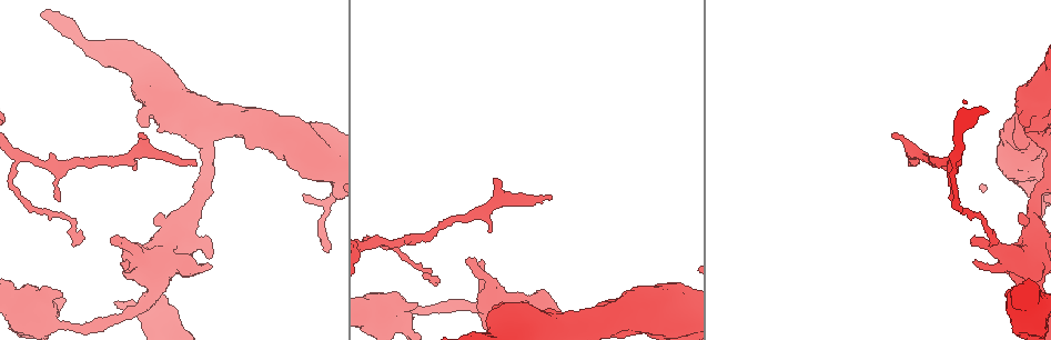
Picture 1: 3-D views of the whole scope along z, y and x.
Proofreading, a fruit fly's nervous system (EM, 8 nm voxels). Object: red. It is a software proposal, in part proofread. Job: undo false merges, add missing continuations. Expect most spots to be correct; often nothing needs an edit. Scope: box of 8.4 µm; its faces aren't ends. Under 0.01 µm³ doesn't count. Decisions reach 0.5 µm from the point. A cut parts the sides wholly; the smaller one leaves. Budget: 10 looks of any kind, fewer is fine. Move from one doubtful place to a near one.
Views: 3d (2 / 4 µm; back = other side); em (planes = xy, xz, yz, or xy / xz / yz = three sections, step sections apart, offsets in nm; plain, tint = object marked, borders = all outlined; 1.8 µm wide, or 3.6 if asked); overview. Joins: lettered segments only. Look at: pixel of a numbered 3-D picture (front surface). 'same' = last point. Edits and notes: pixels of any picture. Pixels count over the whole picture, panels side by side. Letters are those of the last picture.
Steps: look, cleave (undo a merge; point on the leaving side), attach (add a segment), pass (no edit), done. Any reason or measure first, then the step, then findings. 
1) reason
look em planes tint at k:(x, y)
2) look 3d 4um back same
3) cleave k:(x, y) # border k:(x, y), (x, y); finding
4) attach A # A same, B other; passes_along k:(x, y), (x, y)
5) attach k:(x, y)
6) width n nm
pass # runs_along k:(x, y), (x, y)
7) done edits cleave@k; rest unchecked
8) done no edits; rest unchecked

thick end
look 3d 4um at 1:(1024, 125)

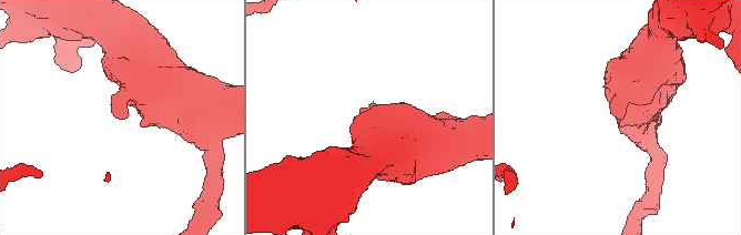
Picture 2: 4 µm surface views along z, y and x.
now the EM
look em 3.6um xy step 16 tint at 2:(620, 119)

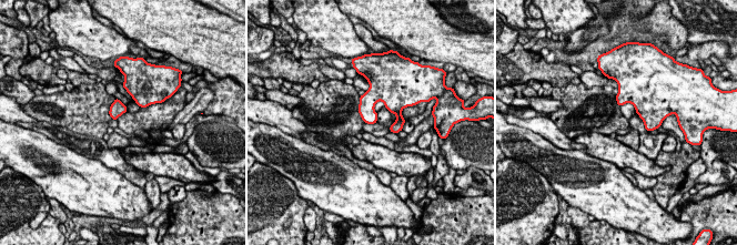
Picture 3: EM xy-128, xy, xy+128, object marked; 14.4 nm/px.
look em 3.6um planes borders same

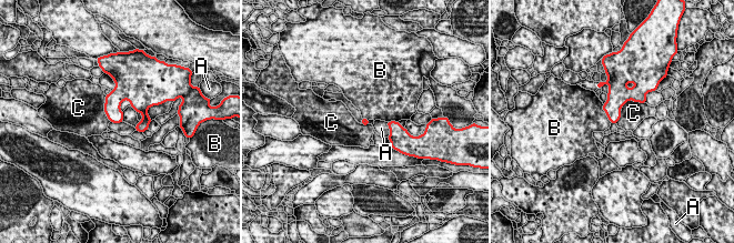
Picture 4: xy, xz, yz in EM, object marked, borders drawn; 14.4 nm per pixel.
pass # A other, B other, C other; runs_along 4:(118, 90), (143, 110), (141, 129); none of them fits

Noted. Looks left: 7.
an open end
look 3d 4um at 1:(490, 231)

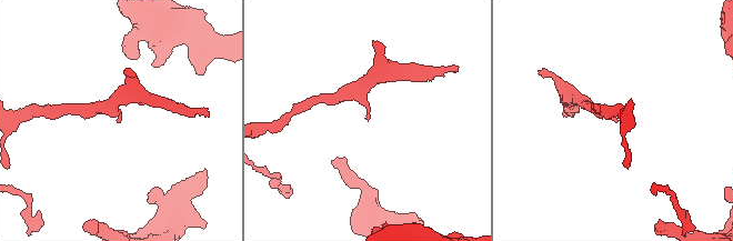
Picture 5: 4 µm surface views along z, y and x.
now the EM
look em planes borders at 5:(615, 122)

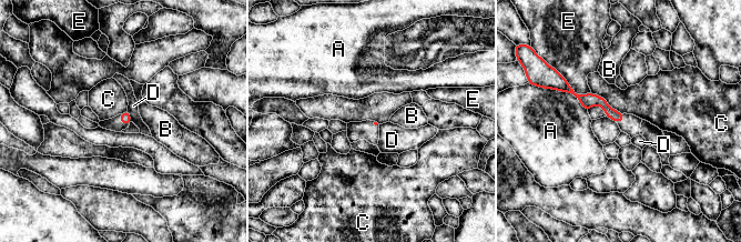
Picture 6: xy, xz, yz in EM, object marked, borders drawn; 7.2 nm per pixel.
pass # A other, B other, C other, D other, E other; border 6:(127, 110), (131, 121); none of them fits

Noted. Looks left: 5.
look em planes plain at 1:(125, 262)

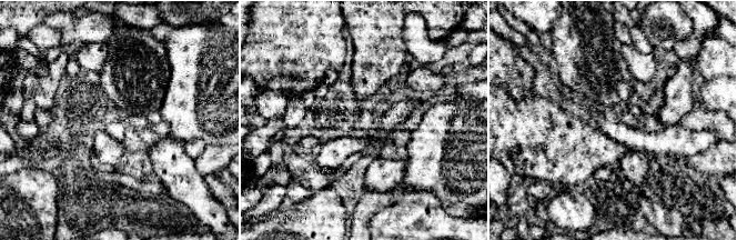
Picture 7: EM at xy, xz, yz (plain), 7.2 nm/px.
look em planes borders same

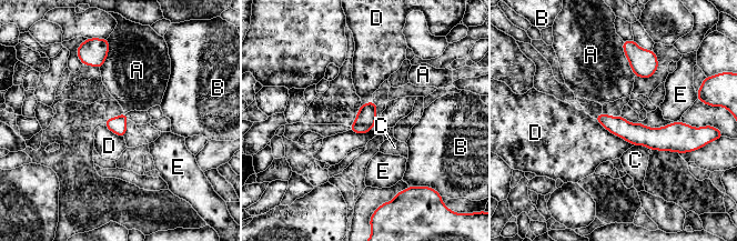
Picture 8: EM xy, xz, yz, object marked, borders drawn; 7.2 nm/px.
pass # A other, B other, C other, D other, E other; no lettered segment goes on from it

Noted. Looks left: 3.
an open end
look em xz step 16 tint at 1:(207, 258)

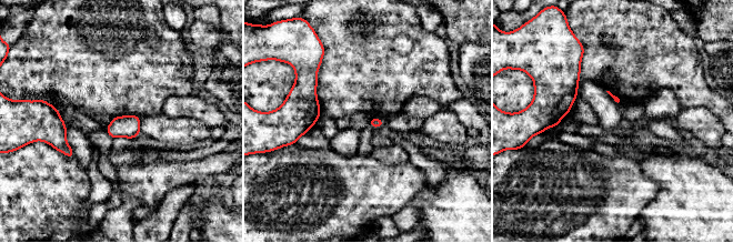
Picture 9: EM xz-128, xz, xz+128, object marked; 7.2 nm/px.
look em planes borders same

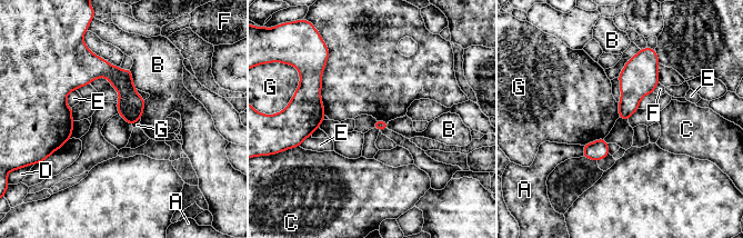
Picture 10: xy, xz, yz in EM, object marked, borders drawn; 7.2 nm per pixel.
pass # A other, B other, C other, D other, E other, F other, G other; border 10:(328, 59), (321, 88), (324, 115); none of them fits

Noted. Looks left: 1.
done no edits; rest unchecked

